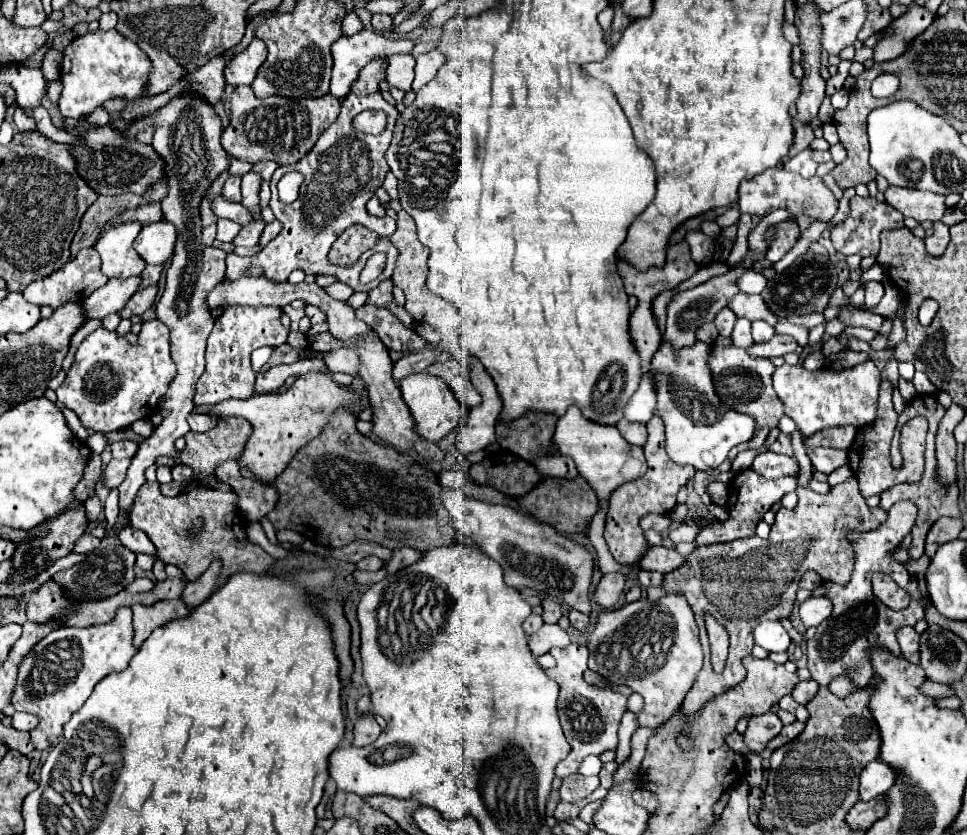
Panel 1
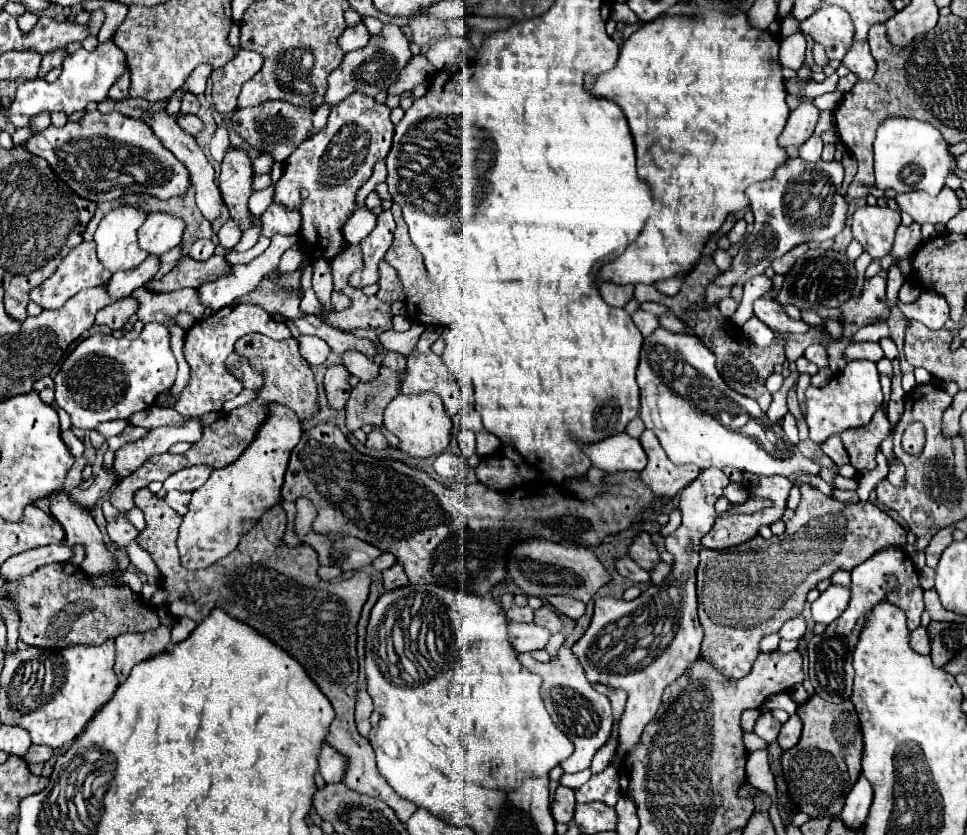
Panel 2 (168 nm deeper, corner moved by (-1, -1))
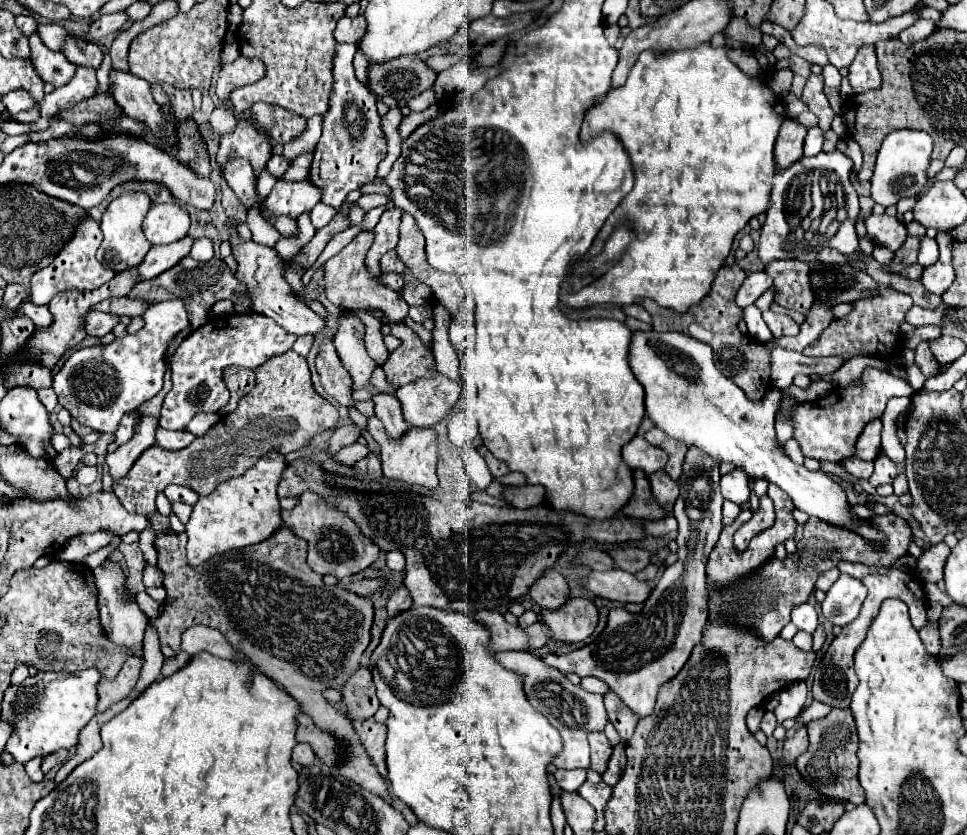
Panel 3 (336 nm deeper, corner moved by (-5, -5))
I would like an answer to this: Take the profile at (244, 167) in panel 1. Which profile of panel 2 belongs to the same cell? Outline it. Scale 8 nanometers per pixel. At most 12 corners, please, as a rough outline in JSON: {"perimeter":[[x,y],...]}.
{"perimeter":[[217,126],[211,156],[219,162],[229,152],[227,128]]}

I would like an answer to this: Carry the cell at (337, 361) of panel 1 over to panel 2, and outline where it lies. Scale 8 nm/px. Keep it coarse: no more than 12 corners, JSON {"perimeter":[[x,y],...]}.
{"perimeter":[[299,336],[301,356],[325,364],[331,348],[317,336]]}

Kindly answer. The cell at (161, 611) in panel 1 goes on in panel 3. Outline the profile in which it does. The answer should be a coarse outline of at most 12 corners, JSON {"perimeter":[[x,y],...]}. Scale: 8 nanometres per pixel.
{"perimeter":[[125,660],[115,680],[97,684],[97,714],[127,698],[143,660]]}

